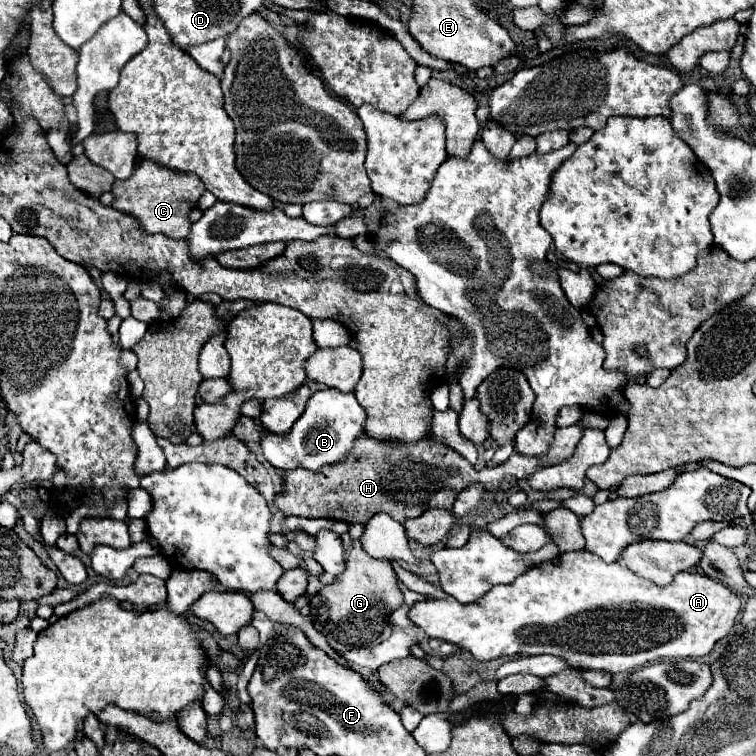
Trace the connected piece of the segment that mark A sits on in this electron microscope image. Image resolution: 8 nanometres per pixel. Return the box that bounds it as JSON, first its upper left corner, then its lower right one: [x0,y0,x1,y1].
[409,549,739,673]

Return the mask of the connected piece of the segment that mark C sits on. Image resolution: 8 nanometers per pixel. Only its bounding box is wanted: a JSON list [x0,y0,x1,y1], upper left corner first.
[111,159,207,239]

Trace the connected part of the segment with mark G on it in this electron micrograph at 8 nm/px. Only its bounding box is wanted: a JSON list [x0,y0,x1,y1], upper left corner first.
[309,525,403,653]

